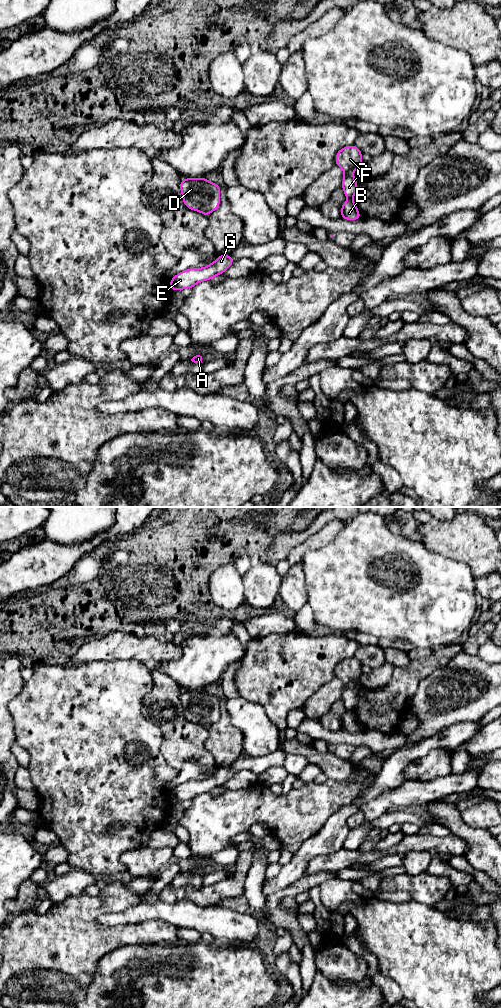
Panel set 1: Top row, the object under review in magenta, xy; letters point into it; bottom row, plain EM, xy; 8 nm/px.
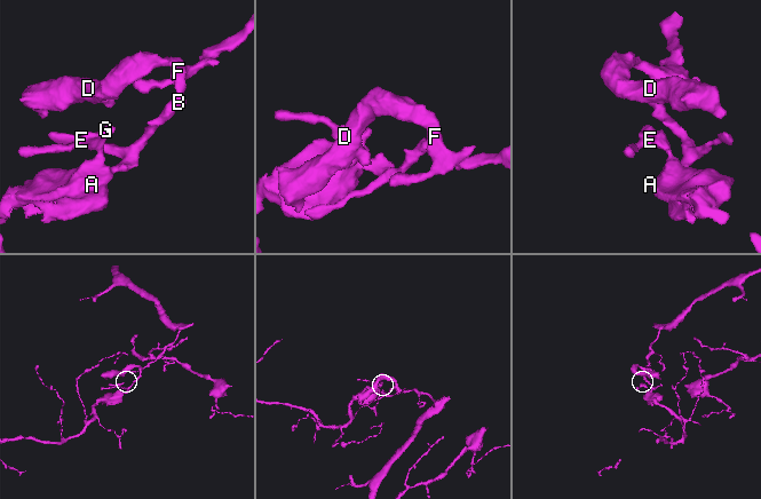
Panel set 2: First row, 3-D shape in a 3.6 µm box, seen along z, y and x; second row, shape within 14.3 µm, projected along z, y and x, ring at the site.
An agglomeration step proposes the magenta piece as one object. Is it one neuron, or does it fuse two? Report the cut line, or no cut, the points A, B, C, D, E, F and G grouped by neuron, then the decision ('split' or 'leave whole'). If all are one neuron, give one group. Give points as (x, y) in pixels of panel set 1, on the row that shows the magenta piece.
cut xy (348, 199), (351, 200); groups A B E G / C D F; split

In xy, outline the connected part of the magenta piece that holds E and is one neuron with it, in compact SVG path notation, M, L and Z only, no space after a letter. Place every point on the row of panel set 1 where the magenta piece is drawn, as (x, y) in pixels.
M218 255L217 259L211 264L203 268L189 268L176 274L170 280L171 290L183 290L193 288L196 284L202 281L208 281L224 273L232 264L234 260L230 255Z

